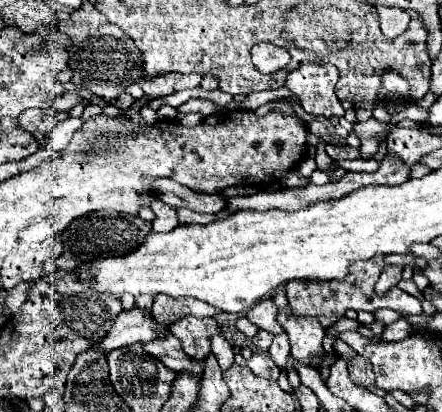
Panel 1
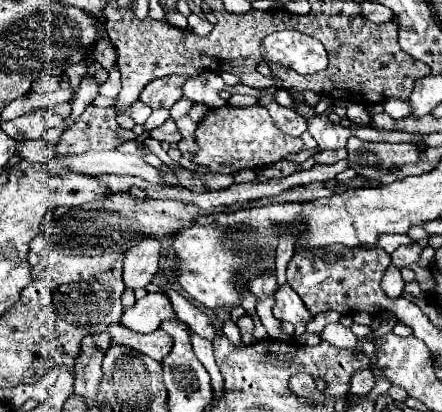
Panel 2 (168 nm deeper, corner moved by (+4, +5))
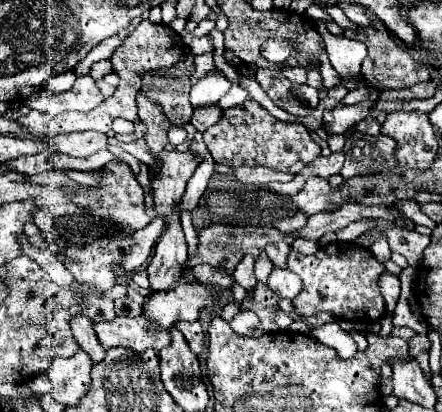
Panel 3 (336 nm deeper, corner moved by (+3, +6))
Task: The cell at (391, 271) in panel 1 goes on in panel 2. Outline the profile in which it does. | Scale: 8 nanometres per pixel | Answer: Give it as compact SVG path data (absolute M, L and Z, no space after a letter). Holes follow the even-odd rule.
M412 244L412 246L400 246L400 248L394 250L394 254L392 254L392 264L394 264L396 268L402 270L402 268L414 264L414 262L418 260L420 252L422 252L422 248L420 248L418 244Z

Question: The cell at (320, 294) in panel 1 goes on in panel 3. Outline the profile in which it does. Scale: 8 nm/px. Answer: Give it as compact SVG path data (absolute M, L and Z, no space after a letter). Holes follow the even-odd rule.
M331 243L309 257L291 249L287 267L303 281L303 291L293 299L293 307L299 317L311 317L321 311L333 313L345 321L373 323L383 317L385 301L379 293L377 279L385 267L369 249L361 247L359 243Z

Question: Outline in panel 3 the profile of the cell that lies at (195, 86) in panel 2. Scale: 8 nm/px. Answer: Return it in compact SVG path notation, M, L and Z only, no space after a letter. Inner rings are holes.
M189 47L179 57L177 67L173 69L157 69L145 73L141 91L161 109L161 113L169 119L175 127L185 127L191 121L191 103L189 103L189 89L191 81L189 75L193 73L195 63Z

